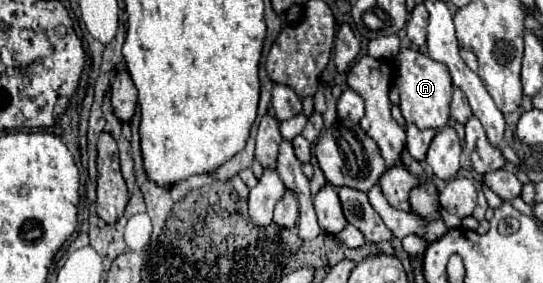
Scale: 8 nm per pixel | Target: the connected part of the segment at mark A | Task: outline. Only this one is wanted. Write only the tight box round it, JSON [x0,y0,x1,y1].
[393,49,453,129]

